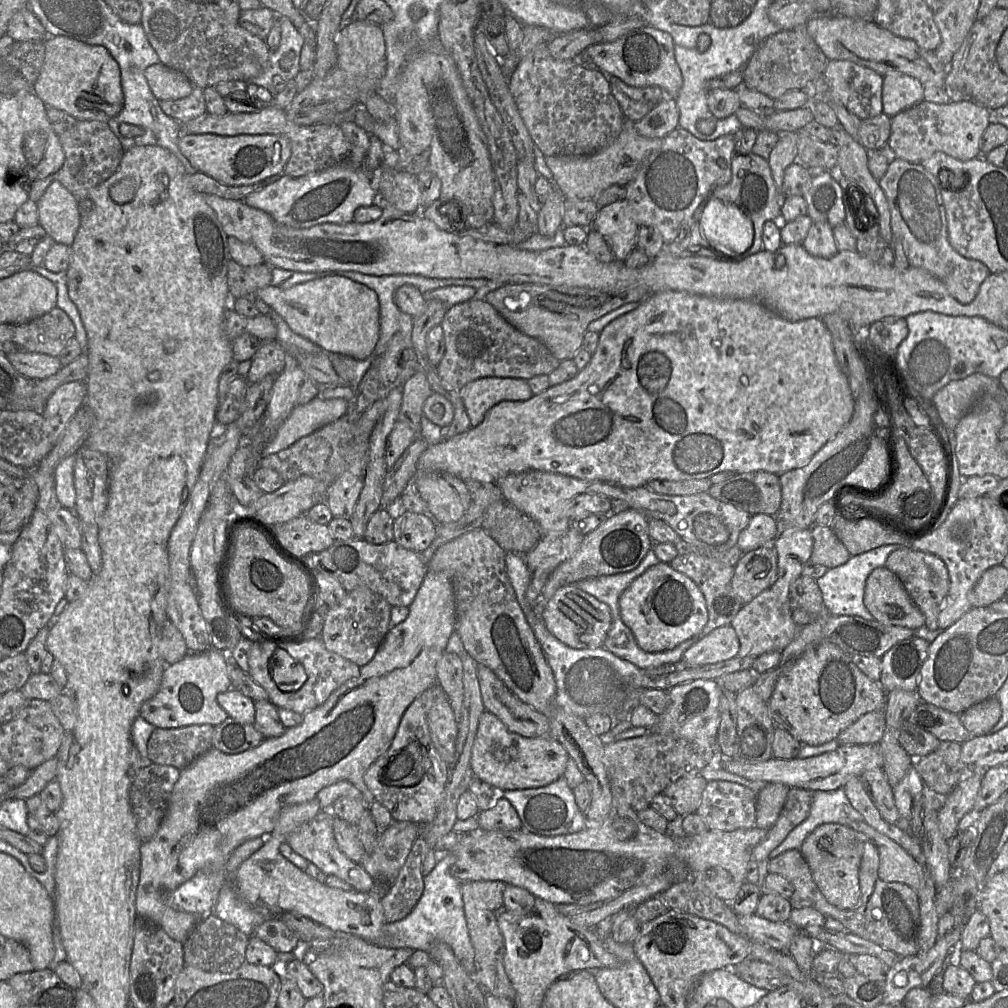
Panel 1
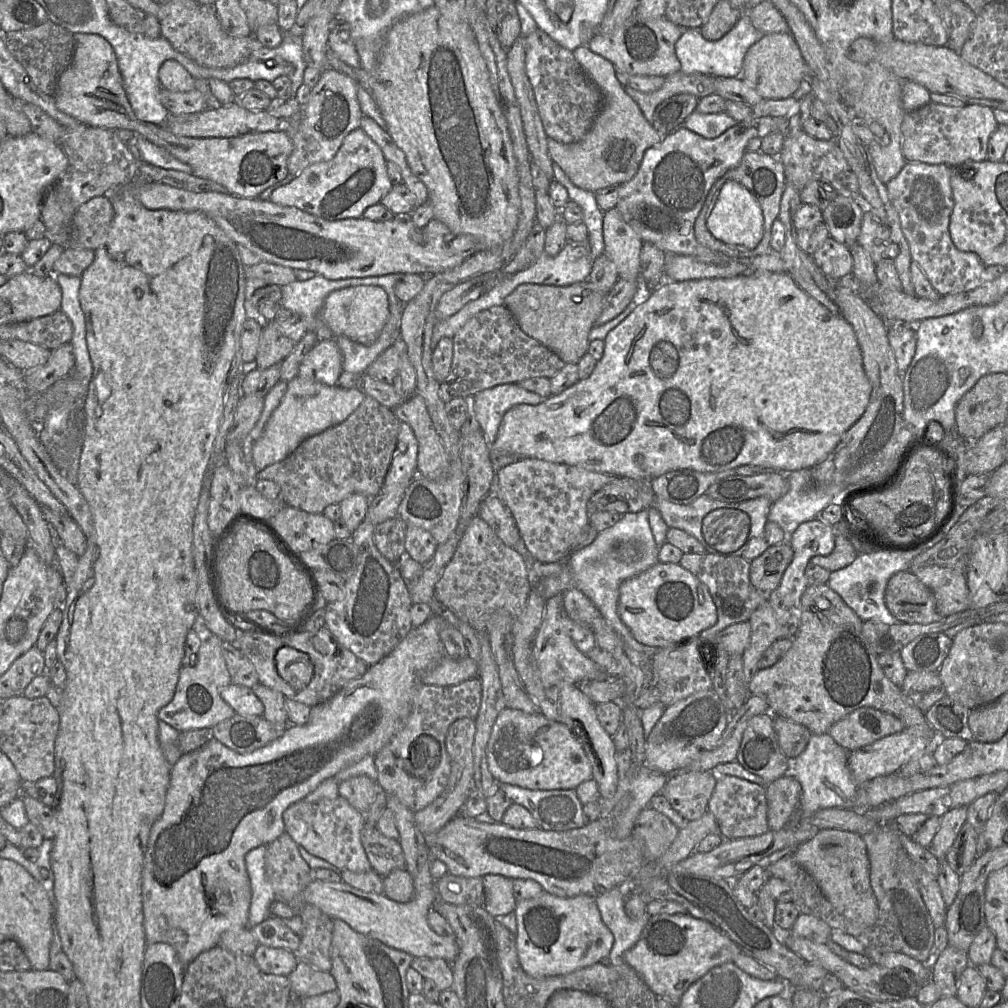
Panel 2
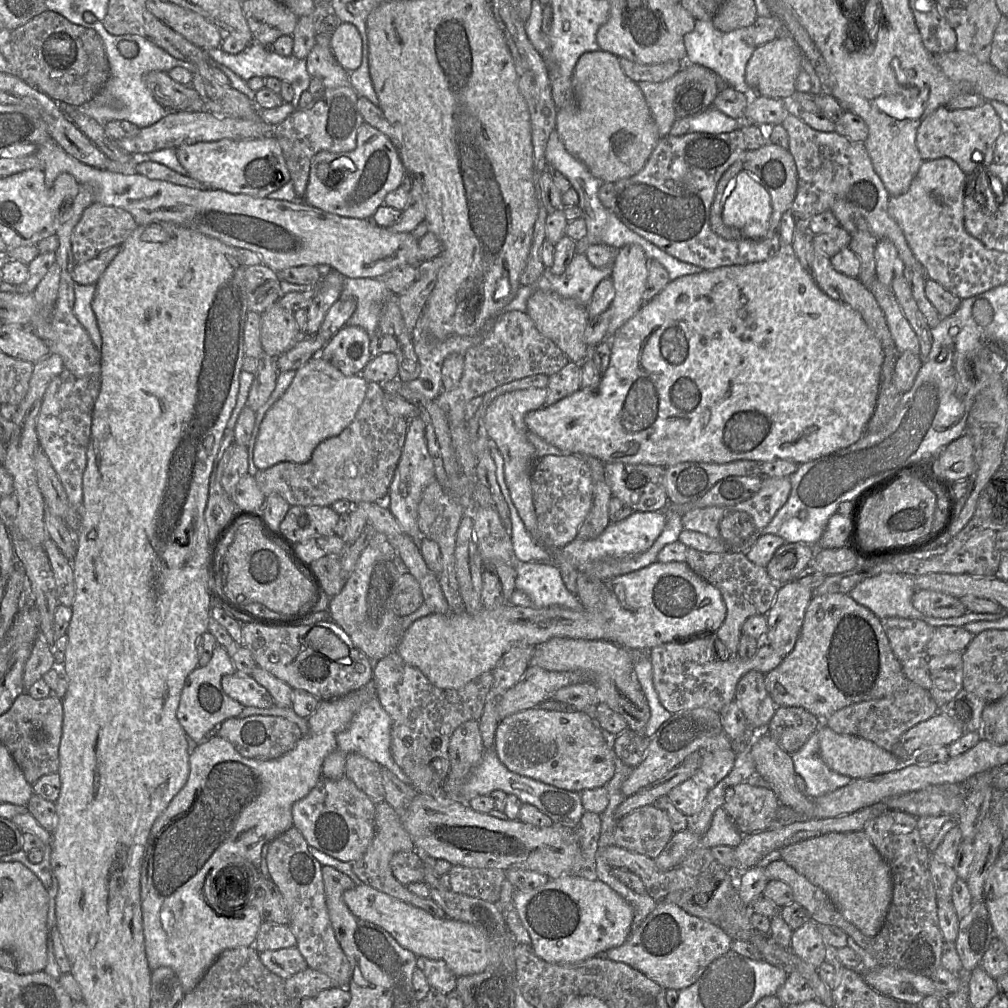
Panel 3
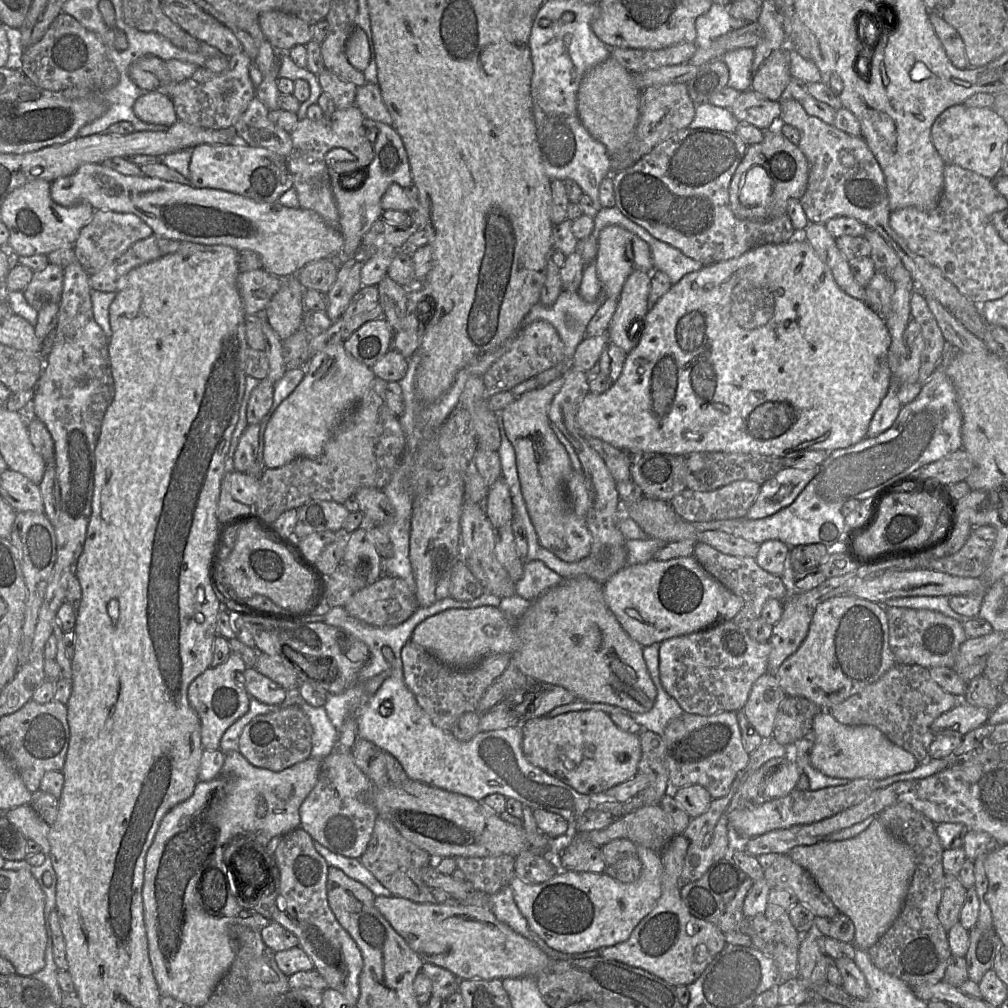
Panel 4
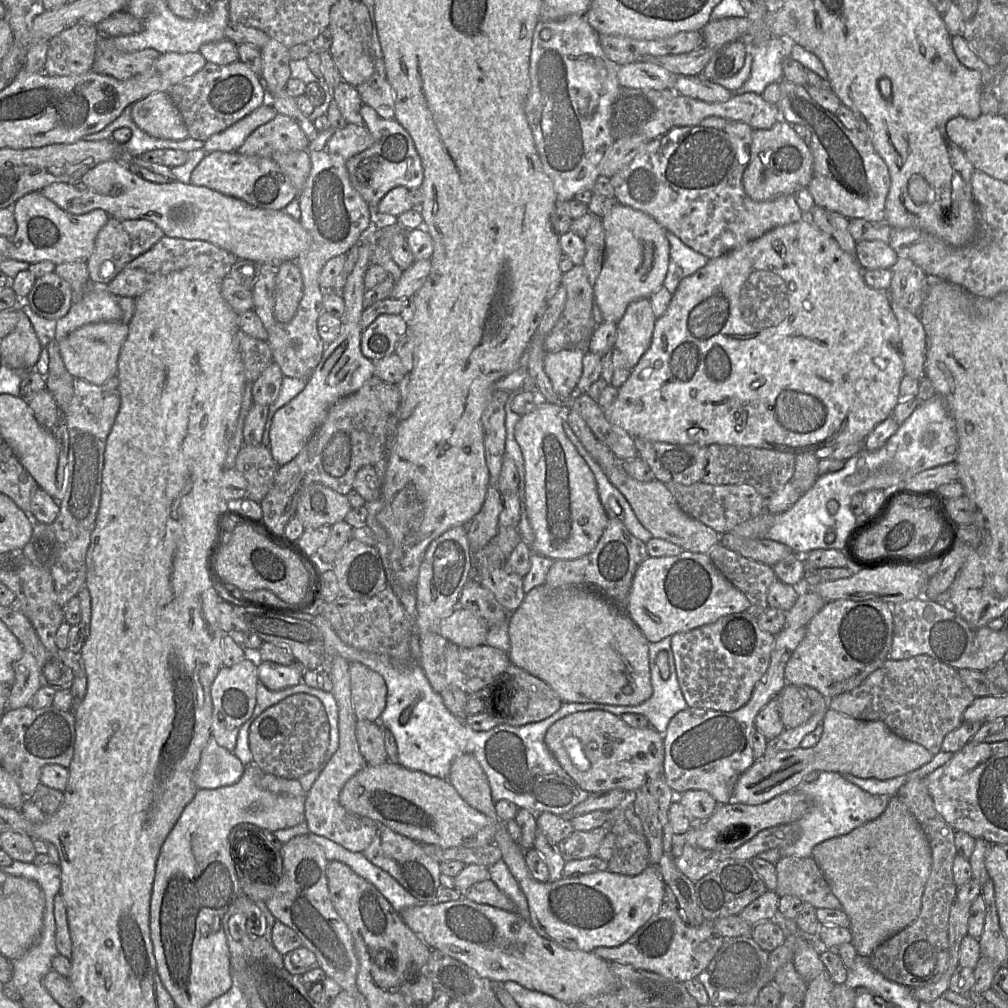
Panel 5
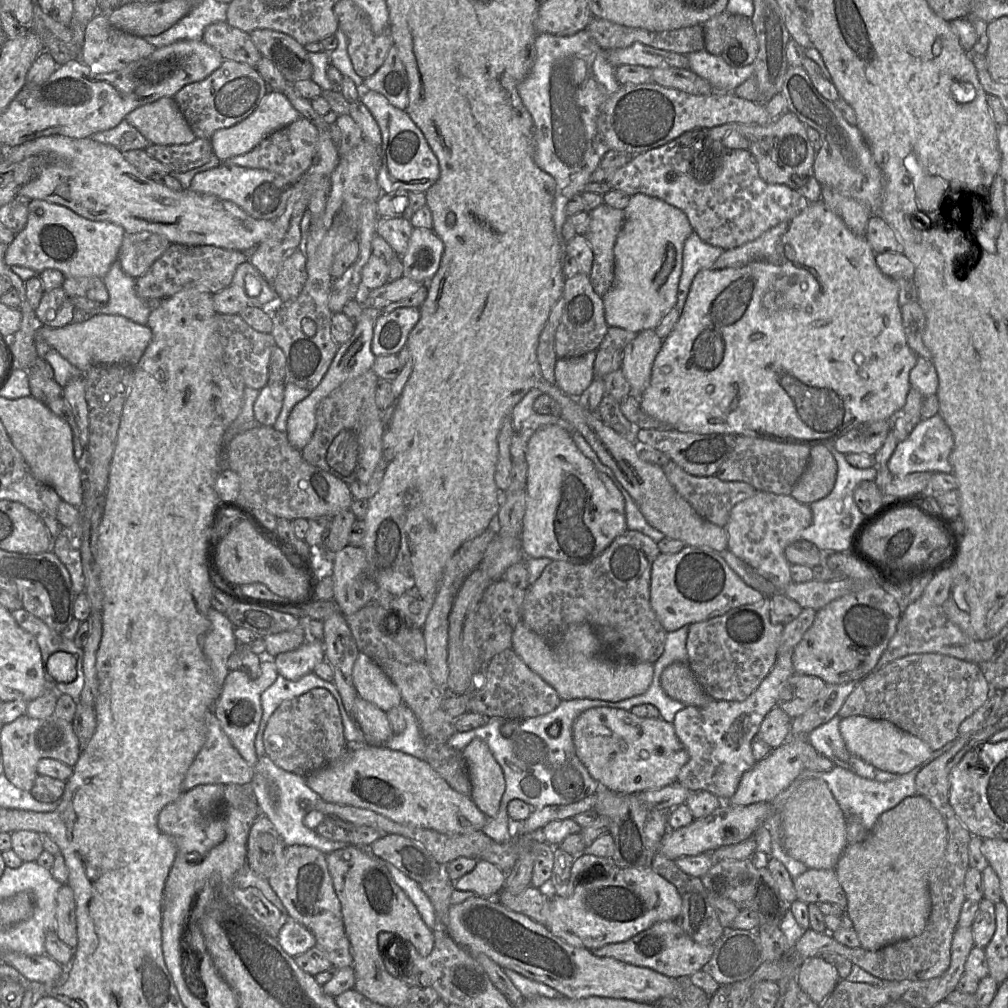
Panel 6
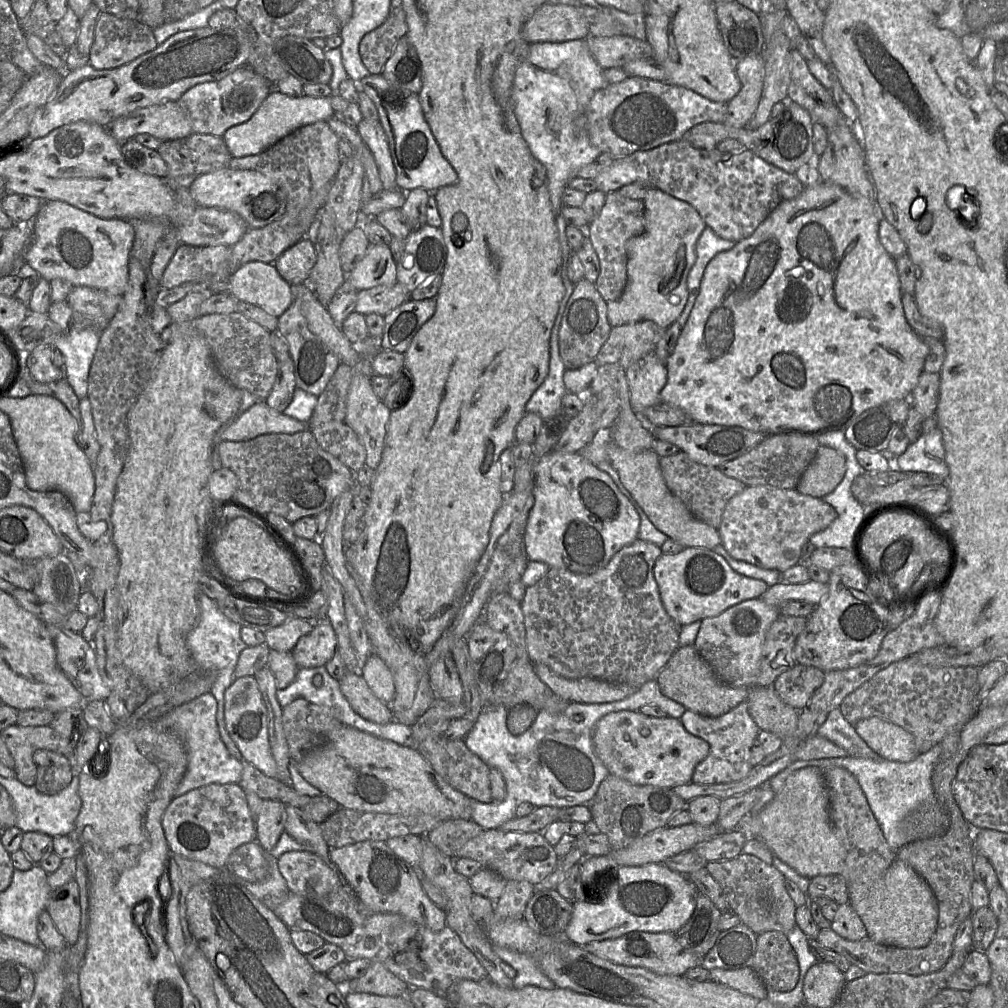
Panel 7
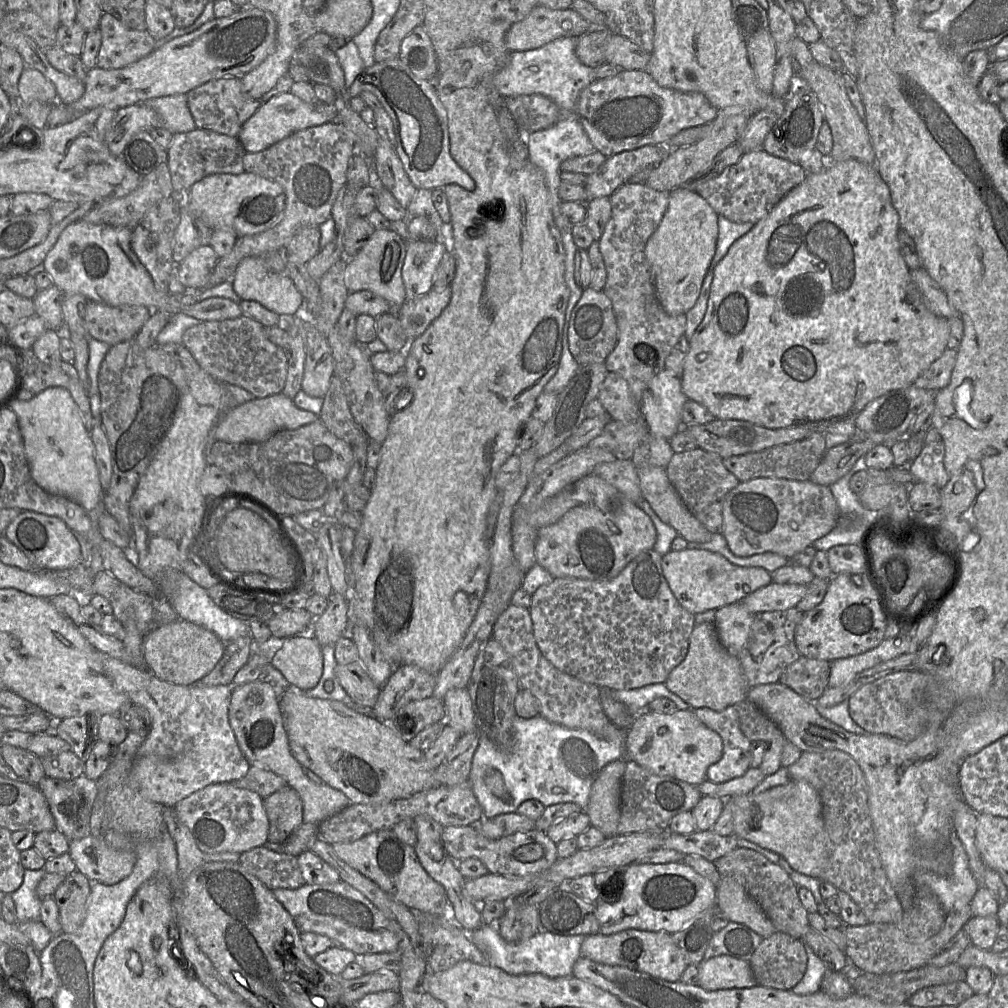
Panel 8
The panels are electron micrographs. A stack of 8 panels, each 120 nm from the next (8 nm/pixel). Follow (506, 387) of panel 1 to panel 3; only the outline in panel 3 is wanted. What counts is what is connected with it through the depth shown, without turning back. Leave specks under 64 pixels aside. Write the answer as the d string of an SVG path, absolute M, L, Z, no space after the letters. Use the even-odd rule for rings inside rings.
M533 387L507 392L493 400L488 406L485 415L485 424L490 443L500 451L504 458L505 480L511 499L535 542L538 541L538 528L531 489L531 472L534 463L538 459L538 453L535 445L529 440L531 432L525 423L525 416L530 411L545 406L547 395L547 387Z

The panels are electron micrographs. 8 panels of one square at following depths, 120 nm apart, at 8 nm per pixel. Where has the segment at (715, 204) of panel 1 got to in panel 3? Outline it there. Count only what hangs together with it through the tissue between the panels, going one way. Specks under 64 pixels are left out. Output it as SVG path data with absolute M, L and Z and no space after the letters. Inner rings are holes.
M744 154L722 175L716 188L713 204L723 206L722 219L725 225L741 231L742 238L767 238L767 221L772 212L771 199L766 189L745 170Z

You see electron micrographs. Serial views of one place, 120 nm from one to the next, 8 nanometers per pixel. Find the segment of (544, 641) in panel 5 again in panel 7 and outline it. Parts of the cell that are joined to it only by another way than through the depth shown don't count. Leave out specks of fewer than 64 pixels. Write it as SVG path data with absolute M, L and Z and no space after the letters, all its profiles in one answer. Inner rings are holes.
M533 664L538 678L561 699L574 703L605 703L619 701L637 688L594 678L570 679L554 673L546 665Z

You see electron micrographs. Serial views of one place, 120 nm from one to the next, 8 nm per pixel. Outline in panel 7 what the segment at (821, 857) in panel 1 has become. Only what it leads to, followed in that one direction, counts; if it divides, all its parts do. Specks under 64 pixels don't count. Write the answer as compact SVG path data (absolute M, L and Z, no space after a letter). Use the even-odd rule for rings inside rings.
M896 858L882 878L873 884L847 882L849 904L857 912L867 930L867 937L886 946L899 948L921 948L932 939L938 922L938 904L927 882L905 861Z

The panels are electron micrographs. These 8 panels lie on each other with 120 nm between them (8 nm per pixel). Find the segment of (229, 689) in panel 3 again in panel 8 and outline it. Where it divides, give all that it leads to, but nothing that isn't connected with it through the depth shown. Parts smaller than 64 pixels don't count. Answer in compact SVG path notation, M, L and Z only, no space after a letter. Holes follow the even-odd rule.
M332 592L324 613L310 627L321 647L335 644L347 632L350 605L346 596Z

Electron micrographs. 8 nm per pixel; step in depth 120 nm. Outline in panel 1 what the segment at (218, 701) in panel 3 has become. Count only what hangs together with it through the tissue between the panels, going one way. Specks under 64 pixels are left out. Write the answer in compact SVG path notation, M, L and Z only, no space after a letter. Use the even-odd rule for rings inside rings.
M209 648L203 652L191 652L179 662L166 666L158 692L145 701L140 716L160 728L179 728L209 724L217 726L229 716L218 704L217 695L232 688L227 668L226 653Z

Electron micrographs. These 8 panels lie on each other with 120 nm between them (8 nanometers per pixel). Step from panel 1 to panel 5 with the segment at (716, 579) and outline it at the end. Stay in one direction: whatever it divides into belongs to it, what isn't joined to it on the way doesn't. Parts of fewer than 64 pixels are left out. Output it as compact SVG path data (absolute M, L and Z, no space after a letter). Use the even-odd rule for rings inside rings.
M719 543L706 554L720 573L747 597L750 605L746 611L758 618L768 607L768 588L777 579L772 566L746 558Z

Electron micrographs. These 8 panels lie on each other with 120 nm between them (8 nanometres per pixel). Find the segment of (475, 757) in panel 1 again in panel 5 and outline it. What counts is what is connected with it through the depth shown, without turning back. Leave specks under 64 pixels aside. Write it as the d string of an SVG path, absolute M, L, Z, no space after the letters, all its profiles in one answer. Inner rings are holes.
M604 710L571 713L552 724L544 742L563 770L589 793L623 790L634 794L651 776L663 772L663 735L648 726L633 728Z

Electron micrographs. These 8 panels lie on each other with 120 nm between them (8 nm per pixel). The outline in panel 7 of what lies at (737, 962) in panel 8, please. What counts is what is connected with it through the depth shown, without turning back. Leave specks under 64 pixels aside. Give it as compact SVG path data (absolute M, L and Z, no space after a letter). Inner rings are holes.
M752 967L727 970L714 968L709 971L710 981L725 985L757 999L765 999L768 989Z

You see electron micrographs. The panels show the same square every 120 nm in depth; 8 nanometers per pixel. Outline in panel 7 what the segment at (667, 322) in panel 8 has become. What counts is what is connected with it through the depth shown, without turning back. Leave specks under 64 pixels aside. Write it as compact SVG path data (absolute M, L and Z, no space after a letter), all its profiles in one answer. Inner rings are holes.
M618 190L606 194L605 204L599 215L585 229L586 238L592 243L600 262L600 273L594 283L606 302L619 300L627 284L626 243L643 233L645 228L644 202L625 197ZM651 320L612 327L609 338L599 351L596 364L618 364L625 370L648 354L655 353L666 328Z

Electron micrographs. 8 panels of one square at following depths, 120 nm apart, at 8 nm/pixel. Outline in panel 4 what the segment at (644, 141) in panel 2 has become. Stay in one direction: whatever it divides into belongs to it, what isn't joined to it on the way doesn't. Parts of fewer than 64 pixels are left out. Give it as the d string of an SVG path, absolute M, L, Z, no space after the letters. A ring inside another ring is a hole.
M613 57L592 67L580 83L577 110L581 123L594 139L605 145L609 155L625 147L634 136L639 118L641 90L634 74Z

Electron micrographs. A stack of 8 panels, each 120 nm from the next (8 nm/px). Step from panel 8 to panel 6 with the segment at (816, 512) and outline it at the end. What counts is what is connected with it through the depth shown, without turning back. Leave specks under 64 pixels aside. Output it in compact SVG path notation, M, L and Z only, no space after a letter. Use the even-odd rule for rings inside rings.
M769 492L756 493L737 503L730 511L725 527L727 549L759 575L770 581L777 593L783 593L792 582L790 562L786 559L785 548L800 537L800 532L812 522L809 505L795 500L789 495L777 495Z

